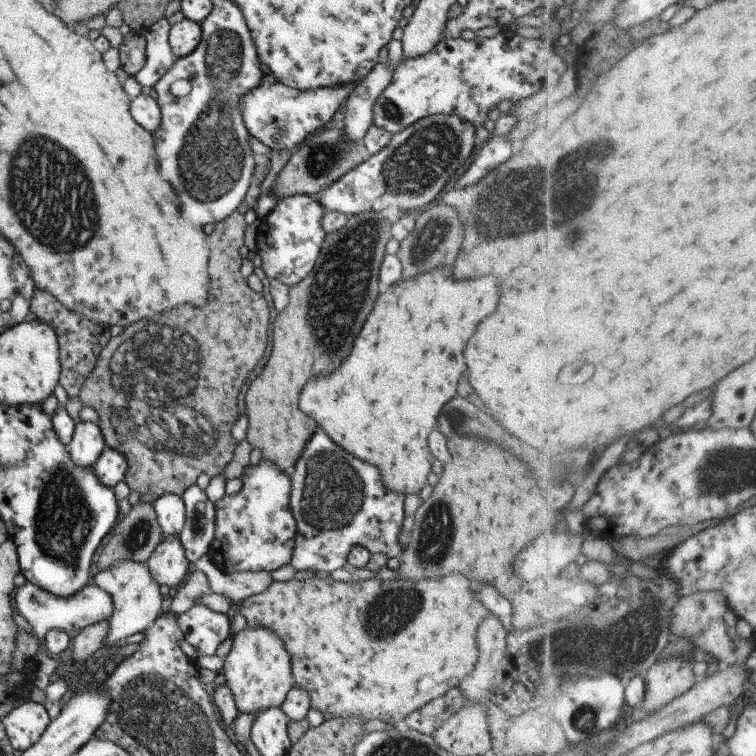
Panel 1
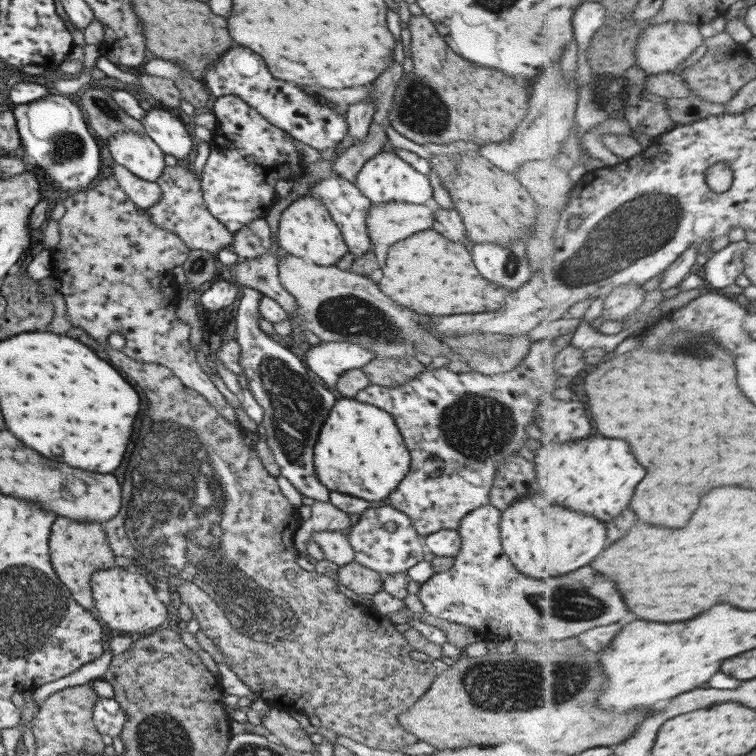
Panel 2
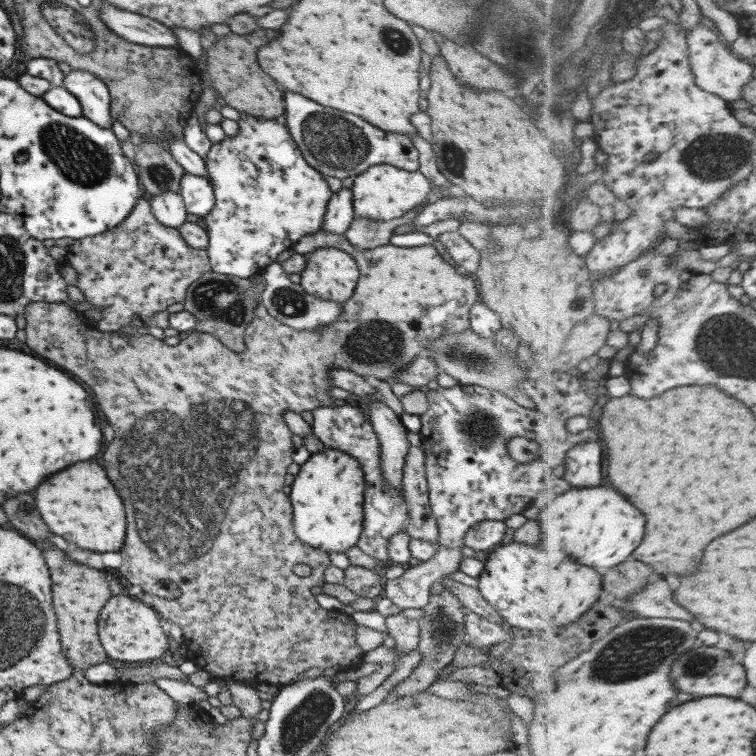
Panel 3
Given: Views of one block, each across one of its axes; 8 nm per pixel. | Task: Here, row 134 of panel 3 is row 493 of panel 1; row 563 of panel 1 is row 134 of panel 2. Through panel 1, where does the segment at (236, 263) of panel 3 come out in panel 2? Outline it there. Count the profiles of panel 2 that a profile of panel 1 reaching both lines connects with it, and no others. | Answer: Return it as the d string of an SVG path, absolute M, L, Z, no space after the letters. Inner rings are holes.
M235 95L217 97L212 102L212 113L216 120L213 137L209 141L209 154L200 174L200 189L211 217L230 232L237 232L253 220L265 219L271 206L278 201L275 184L279 180L297 181L305 174L306 163L297 151L286 131L267 122L255 109Z

